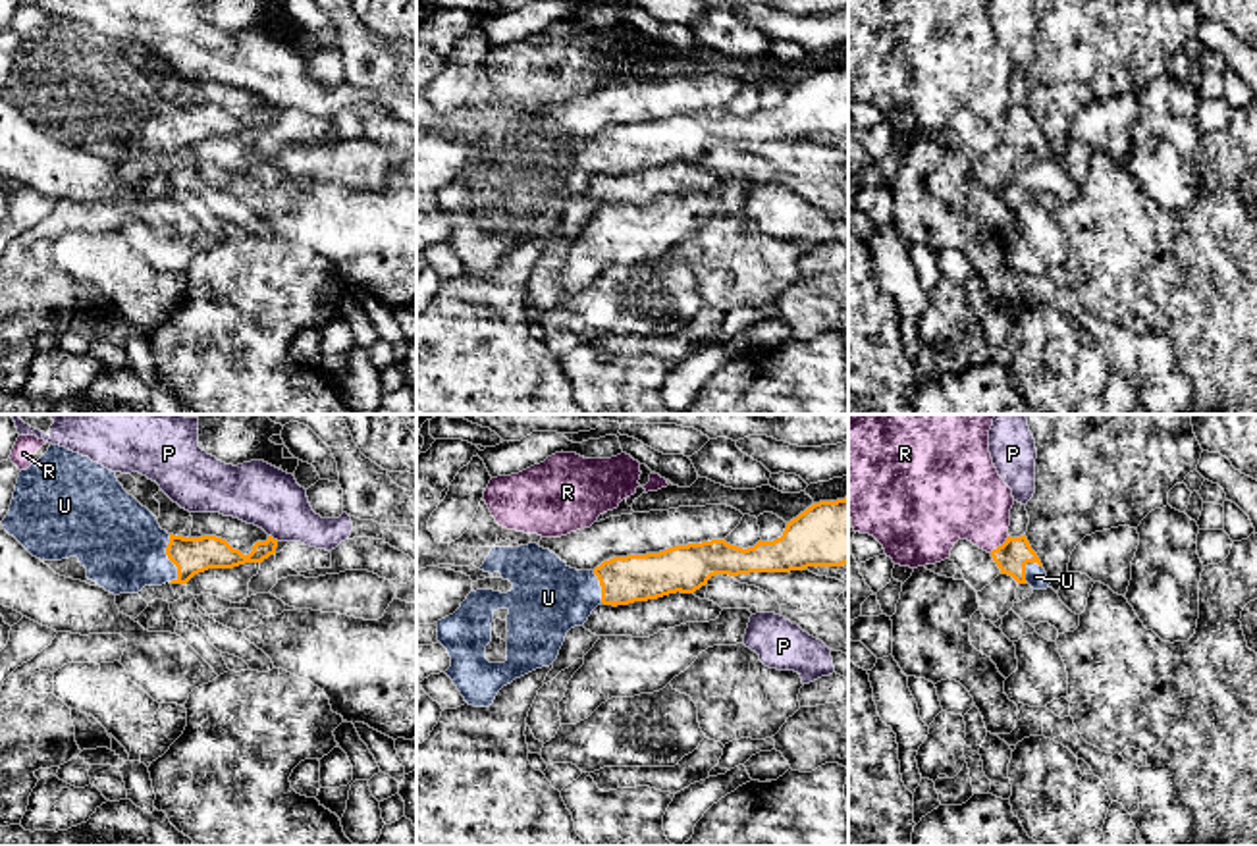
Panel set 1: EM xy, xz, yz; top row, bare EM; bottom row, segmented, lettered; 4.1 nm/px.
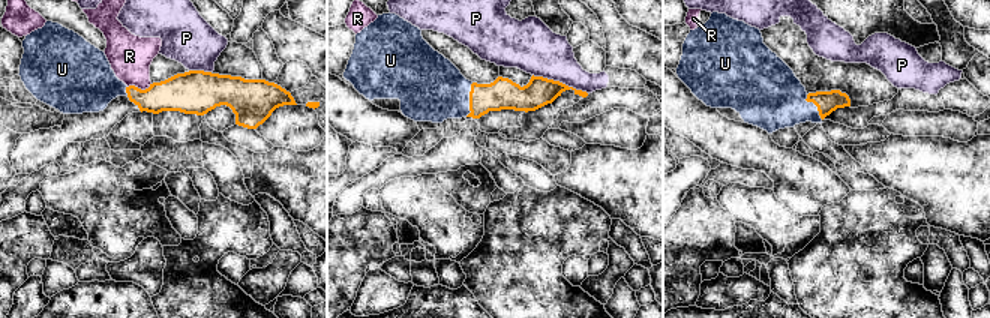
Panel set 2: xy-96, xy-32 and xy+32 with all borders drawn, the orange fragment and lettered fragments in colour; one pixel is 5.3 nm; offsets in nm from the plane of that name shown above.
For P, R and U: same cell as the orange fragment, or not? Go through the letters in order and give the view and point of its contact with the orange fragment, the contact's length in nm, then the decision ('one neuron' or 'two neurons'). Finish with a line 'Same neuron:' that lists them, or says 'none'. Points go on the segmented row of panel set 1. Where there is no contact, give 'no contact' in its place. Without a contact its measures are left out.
P: xy (272, 538) | 50 nm | two neurons
R: yz (999, 546) | 110 nm | two neurons
U: xy (168, 557) | 200 nm | one neuron
Same neuron: U

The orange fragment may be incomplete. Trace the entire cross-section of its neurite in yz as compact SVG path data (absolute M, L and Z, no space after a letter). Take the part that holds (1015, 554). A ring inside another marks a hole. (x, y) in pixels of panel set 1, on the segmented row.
M1008 536L1003 545L991 551L991 557L1001 574L1012 576L1018 584L1030 584L1033 590L1047 590L1051 584L1026 536Z

